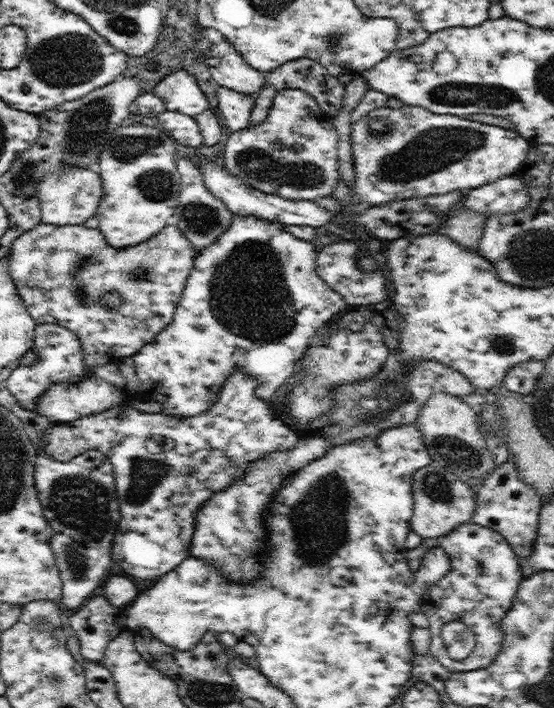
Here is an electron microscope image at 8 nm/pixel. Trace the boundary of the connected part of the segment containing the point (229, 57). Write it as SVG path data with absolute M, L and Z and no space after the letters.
M225 39L210 46L206 66L219 86L255 97L264 88L264 74L250 66Z

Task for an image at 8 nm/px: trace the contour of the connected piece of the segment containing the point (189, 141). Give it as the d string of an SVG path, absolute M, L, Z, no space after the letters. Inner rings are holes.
M166 110L157 119L175 142L181 146L197 148L203 145L204 137L195 118Z

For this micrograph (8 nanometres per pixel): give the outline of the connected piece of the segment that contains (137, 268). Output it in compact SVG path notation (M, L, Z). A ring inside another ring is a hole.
M40 221L18 235L10 245L8 274L14 280L26 310L37 324L63 326L70 331L72 338L82 342L84 365L89 369L90 366L106 366L110 362L118 364L122 358L135 355L172 322L196 260L193 248L175 224L167 224L146 242L118 249L106 242L98 228L87 228L83 224L58 226ZM106 291L118 291L122 295L122 306L106 308L101 302Z

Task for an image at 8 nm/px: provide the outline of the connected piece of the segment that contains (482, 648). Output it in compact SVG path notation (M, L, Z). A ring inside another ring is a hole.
M472 521L458 526L458 529L442 538L423 539L418 547L407 551L405 557L412 571L418 570L422 556L432 548L442 548L444 552L448 552L450 570L444 577L438 579L438 583L430 586L421 597L421 611L429 620L430 654L451 673L464 673L486 668L496 660L502 650L504 631L500 627L500 622L512 608L520 582L526 576L526 573L522 573L520 559L502 534L496 530L479 526ZM453 620L463 622L474 632L476 644L470 655L463 660L450 658L446 652L446 645L440 637L442 626Z

